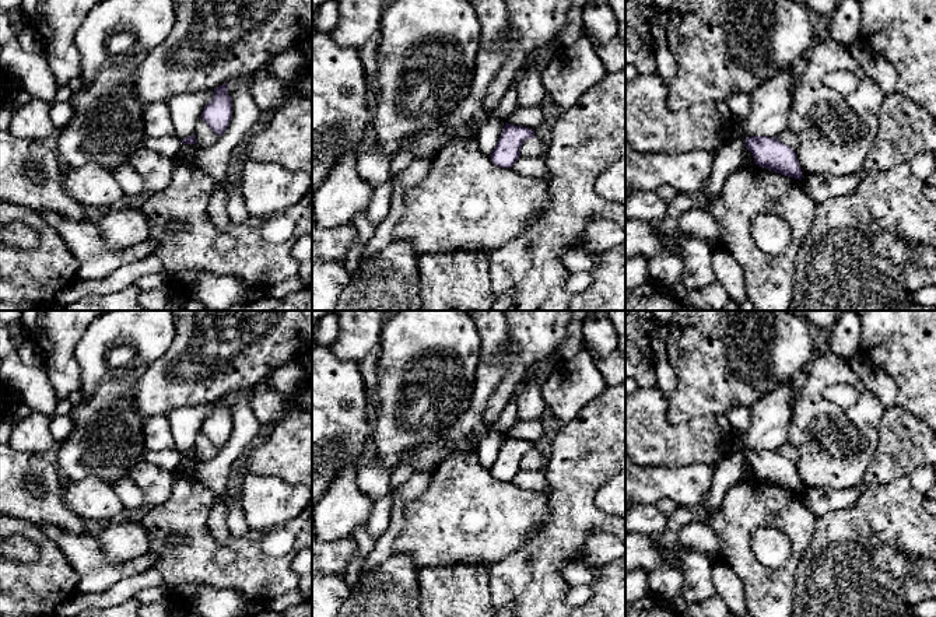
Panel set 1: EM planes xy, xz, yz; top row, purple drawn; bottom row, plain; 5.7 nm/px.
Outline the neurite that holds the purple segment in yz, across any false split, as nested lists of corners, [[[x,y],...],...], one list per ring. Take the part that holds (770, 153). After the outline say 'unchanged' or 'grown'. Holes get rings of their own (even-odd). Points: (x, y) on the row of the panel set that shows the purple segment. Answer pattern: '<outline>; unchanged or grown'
[[[751,136],[746,139],[744,146],[756,165],[802,180],[797,154],[777,137]]]; unchanged

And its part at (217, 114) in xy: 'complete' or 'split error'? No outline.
complete

